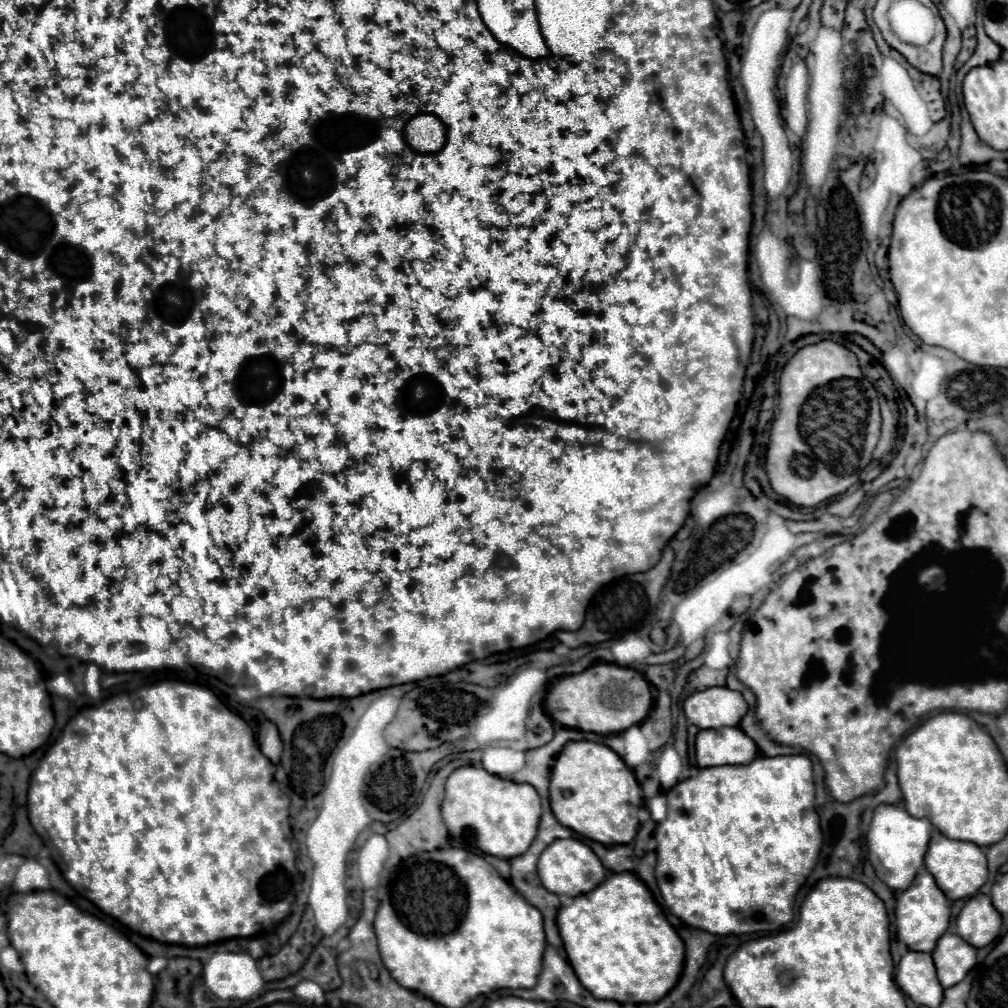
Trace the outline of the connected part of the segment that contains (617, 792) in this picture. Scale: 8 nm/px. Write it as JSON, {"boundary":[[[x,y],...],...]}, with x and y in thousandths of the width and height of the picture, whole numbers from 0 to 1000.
{"boundary":[[[575,734],[575,736],[563,736],[552,752],[546,774],[546,798],[552,813],[556,817],[562,817],[562,821],[569,823],[571,827],[591,833],[595,837],[623,837],[629,833],[629,829],[625,829],[625,821],[633,821],[635,817],[633,804],[639,800],[639,792],[627,764],[609,744],[593,736]]]}

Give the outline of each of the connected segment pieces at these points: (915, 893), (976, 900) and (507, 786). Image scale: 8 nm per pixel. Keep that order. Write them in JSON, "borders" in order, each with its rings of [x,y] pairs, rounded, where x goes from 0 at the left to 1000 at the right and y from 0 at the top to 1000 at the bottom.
{"borders":[[[[915,863],[907,877],[891,887],[889,893],[889,923],[891,933],[895,933],[903,942],[911,944],[925,944],[931,931],[940,923],[942,919],[942,893],[938,887],[931,881],[927,869],[919,863]]],[[[968,887],[964,889],[948,911],[948,925],[968,940],[980,938],[992,927],[994,909],[984,899],[982,889]]],[[[472,760],[454,762],[442,774],[442,790],[438,796],[440,817],[446,829],[460,835],[466,843],[500,853],[520,847],[532,831],[536,808],[536,790],[522,776],[512,778]]]]}

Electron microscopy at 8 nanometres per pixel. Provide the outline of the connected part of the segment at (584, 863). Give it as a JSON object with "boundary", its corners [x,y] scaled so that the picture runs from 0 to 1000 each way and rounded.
{"boundary":[[[563,831],[563,833],[550,833],[550,837],[546,837],[538,845],[534,855],[534,867],[542,883],[550,887],[573,889],[577,885],[585,885],[587,881],[591,881],[601,871],[601,861],[597,861],[597,855],[593,853],[593,849],[589,849],[585,839],[581,839],[571,831]]]}

